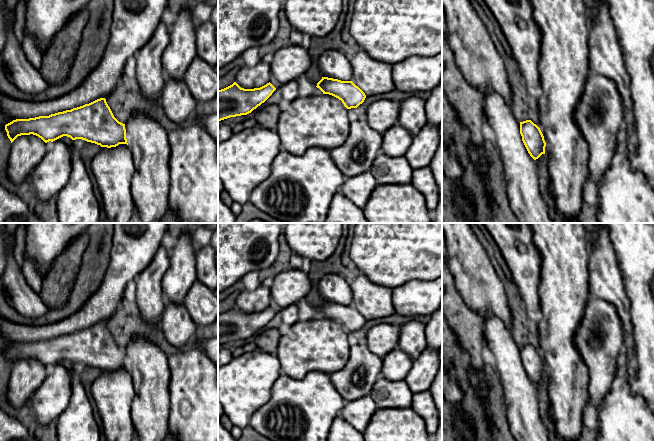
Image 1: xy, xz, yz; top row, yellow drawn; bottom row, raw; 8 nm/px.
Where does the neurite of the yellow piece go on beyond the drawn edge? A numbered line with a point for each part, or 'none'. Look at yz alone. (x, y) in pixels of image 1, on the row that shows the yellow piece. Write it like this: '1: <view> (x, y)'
1: yz (520, 176)

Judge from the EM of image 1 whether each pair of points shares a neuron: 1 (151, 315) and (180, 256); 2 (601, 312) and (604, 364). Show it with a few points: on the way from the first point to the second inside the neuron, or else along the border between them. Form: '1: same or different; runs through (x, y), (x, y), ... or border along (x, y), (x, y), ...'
1: same; runs through (151, 300), (151, 293), (173, 271)
2: same; runs through (601, 325), (603, 351)

